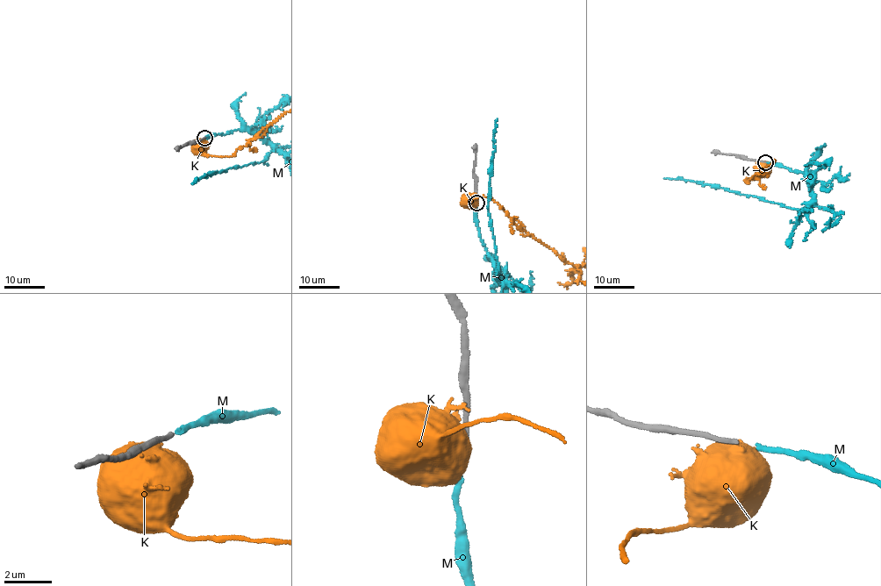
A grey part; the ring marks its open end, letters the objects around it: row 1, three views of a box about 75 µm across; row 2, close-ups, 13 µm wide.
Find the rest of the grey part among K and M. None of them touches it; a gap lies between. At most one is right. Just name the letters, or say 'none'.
M

